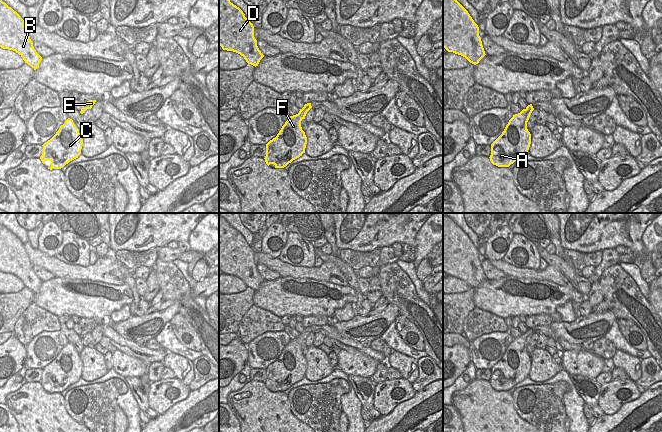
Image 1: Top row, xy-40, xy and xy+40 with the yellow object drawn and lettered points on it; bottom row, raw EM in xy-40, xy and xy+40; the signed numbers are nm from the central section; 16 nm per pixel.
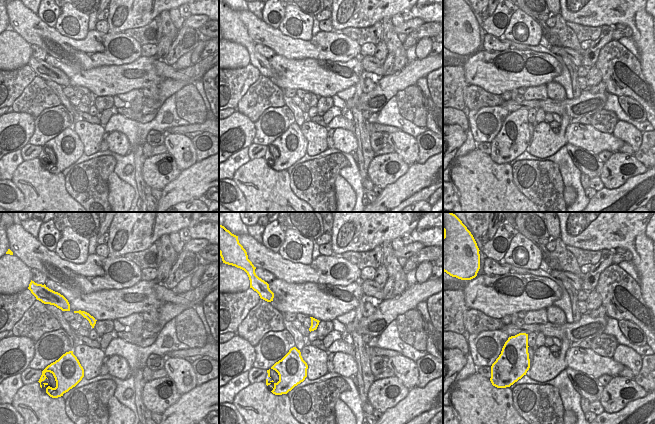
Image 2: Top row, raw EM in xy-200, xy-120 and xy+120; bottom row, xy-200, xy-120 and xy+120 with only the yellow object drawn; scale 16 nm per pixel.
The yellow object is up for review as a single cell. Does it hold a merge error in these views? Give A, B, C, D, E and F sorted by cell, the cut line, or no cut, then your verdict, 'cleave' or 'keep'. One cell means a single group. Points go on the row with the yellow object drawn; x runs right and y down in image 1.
groups A B C D E F; cut none; keep

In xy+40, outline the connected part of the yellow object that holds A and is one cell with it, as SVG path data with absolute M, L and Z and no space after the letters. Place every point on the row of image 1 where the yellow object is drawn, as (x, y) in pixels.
M532 104L513 115L502 134L491 144L490 161L498 167L509 167L528 153L531 134L527 122L534 110Z

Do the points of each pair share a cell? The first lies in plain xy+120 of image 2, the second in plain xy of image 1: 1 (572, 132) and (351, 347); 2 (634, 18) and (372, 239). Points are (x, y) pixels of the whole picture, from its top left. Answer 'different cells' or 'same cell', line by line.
1: different cells
2: same cell

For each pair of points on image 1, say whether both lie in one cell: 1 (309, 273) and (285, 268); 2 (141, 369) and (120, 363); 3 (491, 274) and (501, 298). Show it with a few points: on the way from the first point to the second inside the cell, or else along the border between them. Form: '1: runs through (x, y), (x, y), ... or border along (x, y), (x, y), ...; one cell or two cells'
1: runs through (303, 272), (291, 271); one cell
2: runs through (136, 368), (125, 365); one cell
3: border along (506, 276), (500, 279), (486, 279); two cells

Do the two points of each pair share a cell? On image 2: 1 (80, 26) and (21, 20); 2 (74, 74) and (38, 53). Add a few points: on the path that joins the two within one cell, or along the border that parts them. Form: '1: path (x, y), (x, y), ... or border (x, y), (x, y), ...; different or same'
1: border (54, 26), (61, 34), (74, 39); different
2: border (47, 54), (44, 59); different

